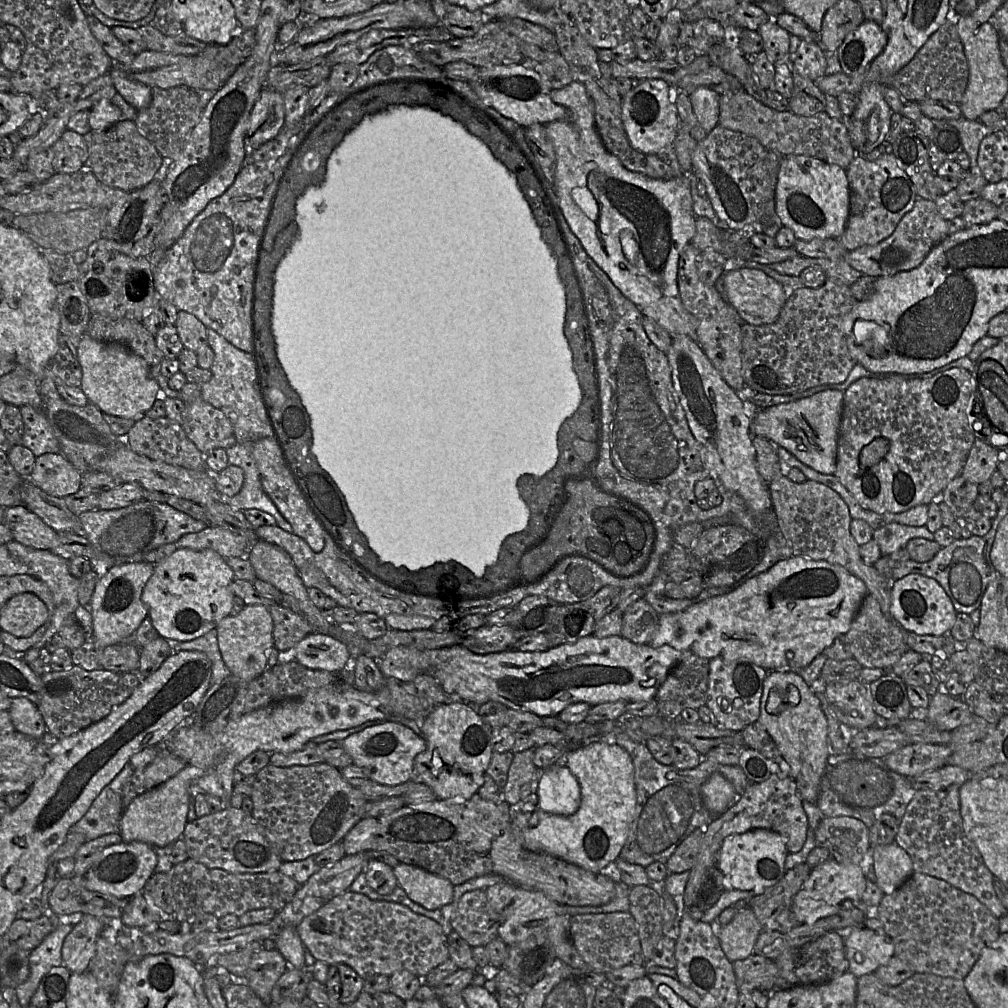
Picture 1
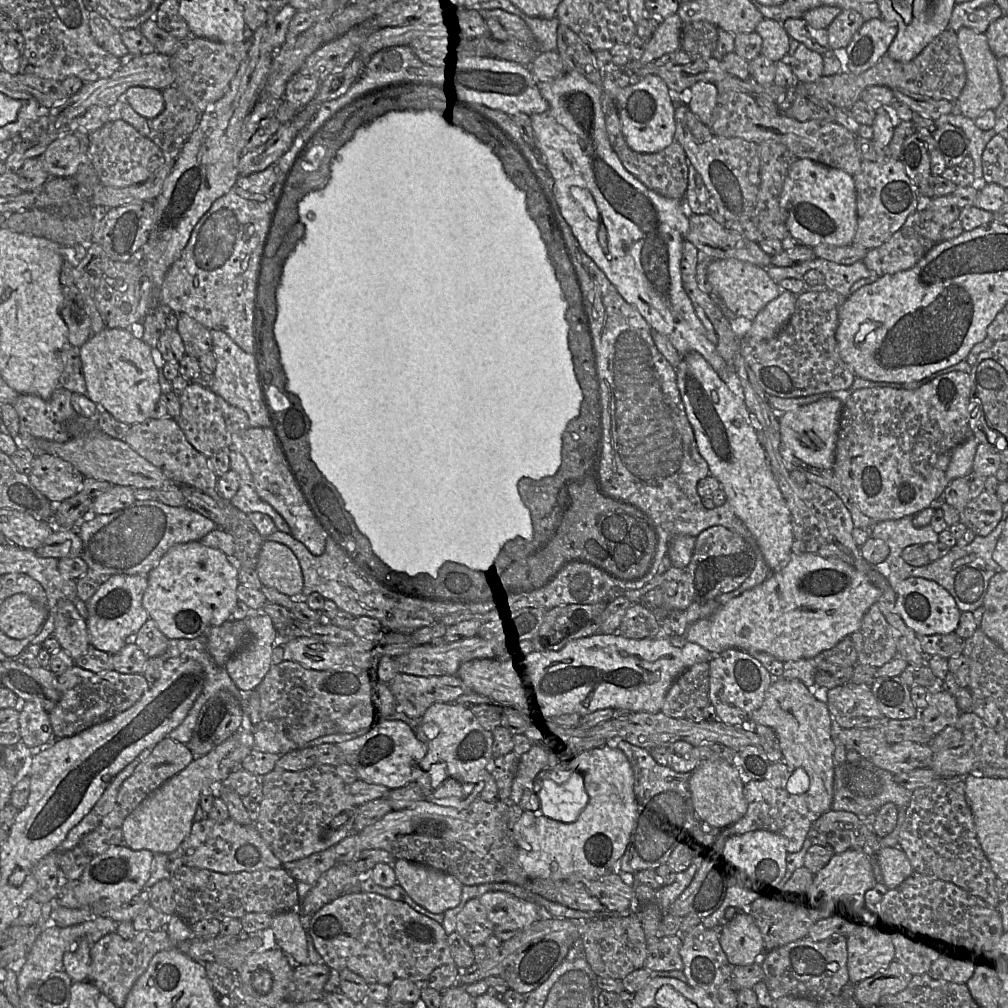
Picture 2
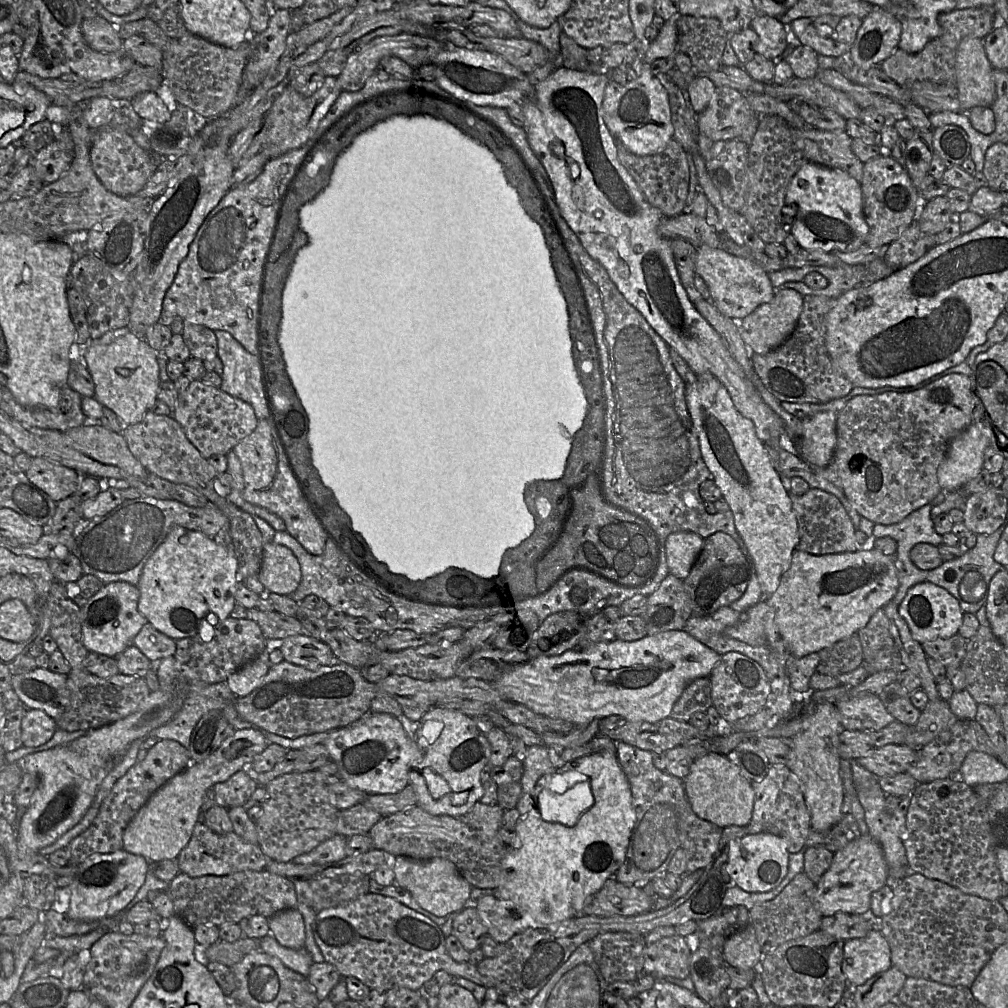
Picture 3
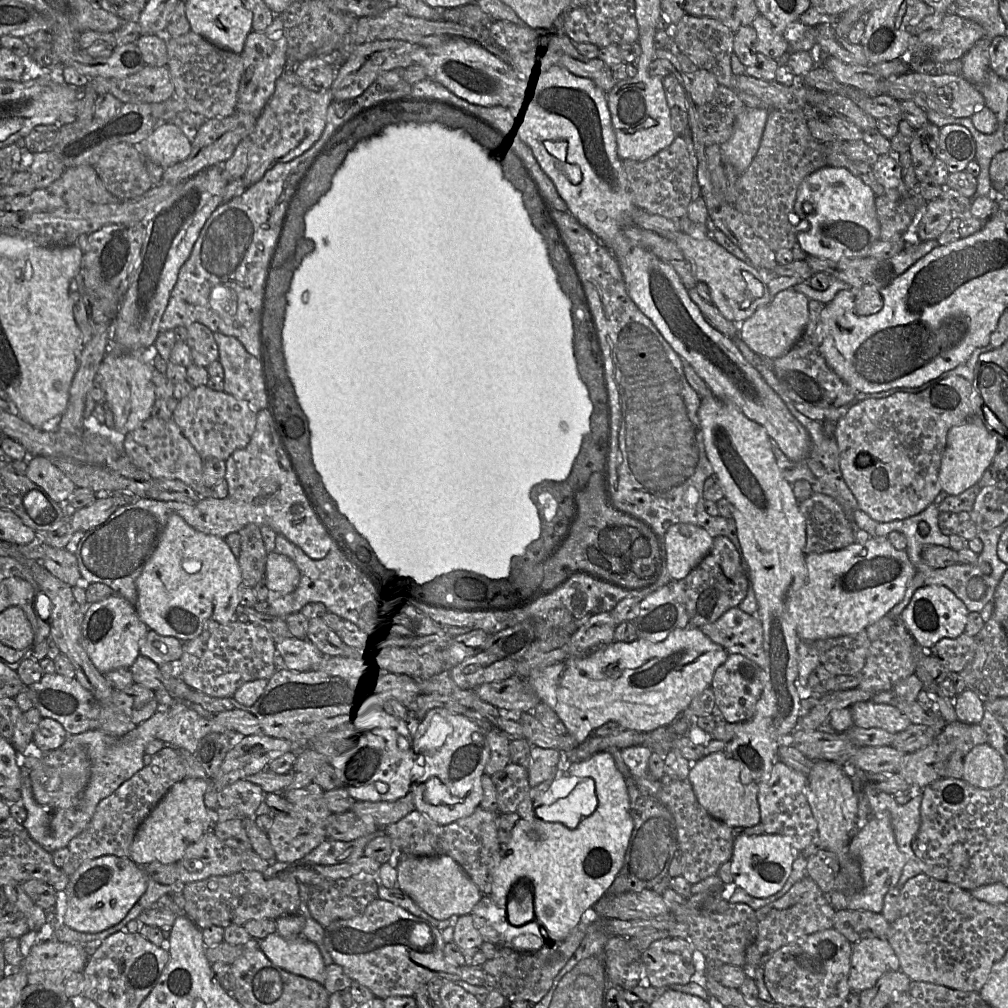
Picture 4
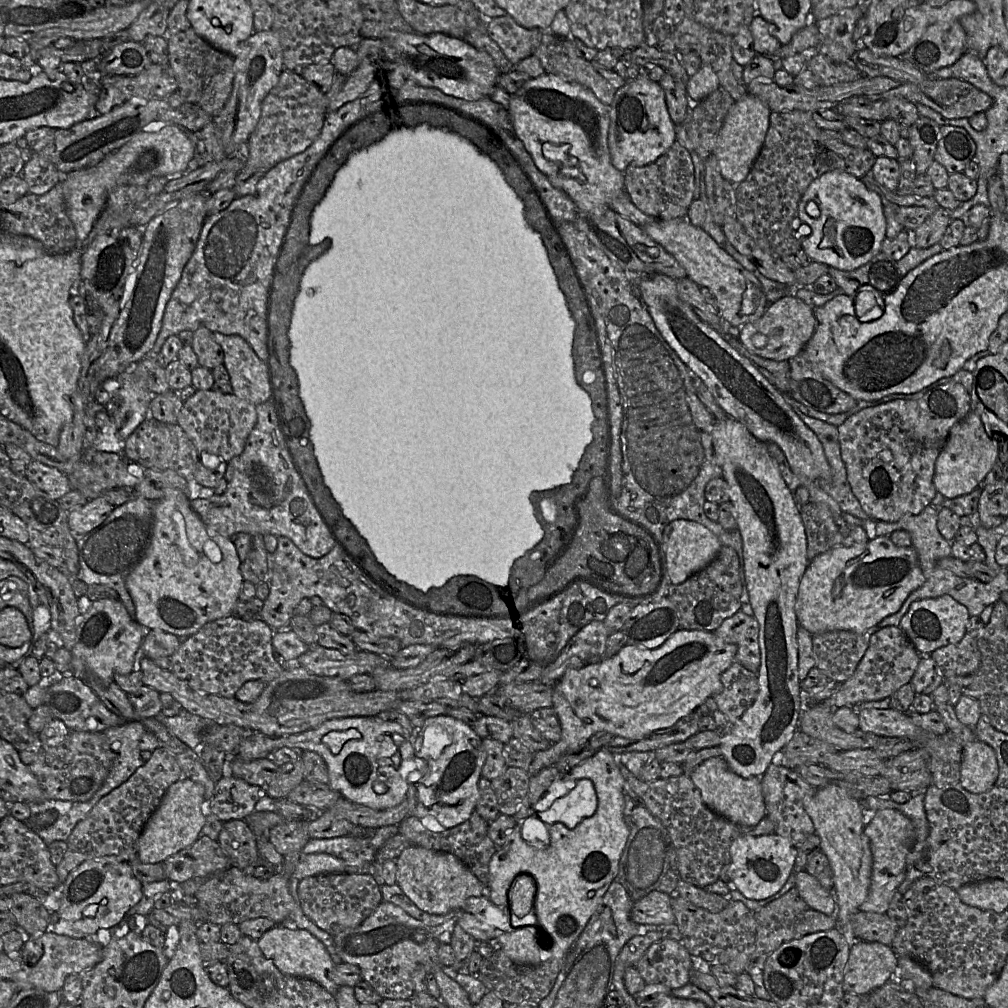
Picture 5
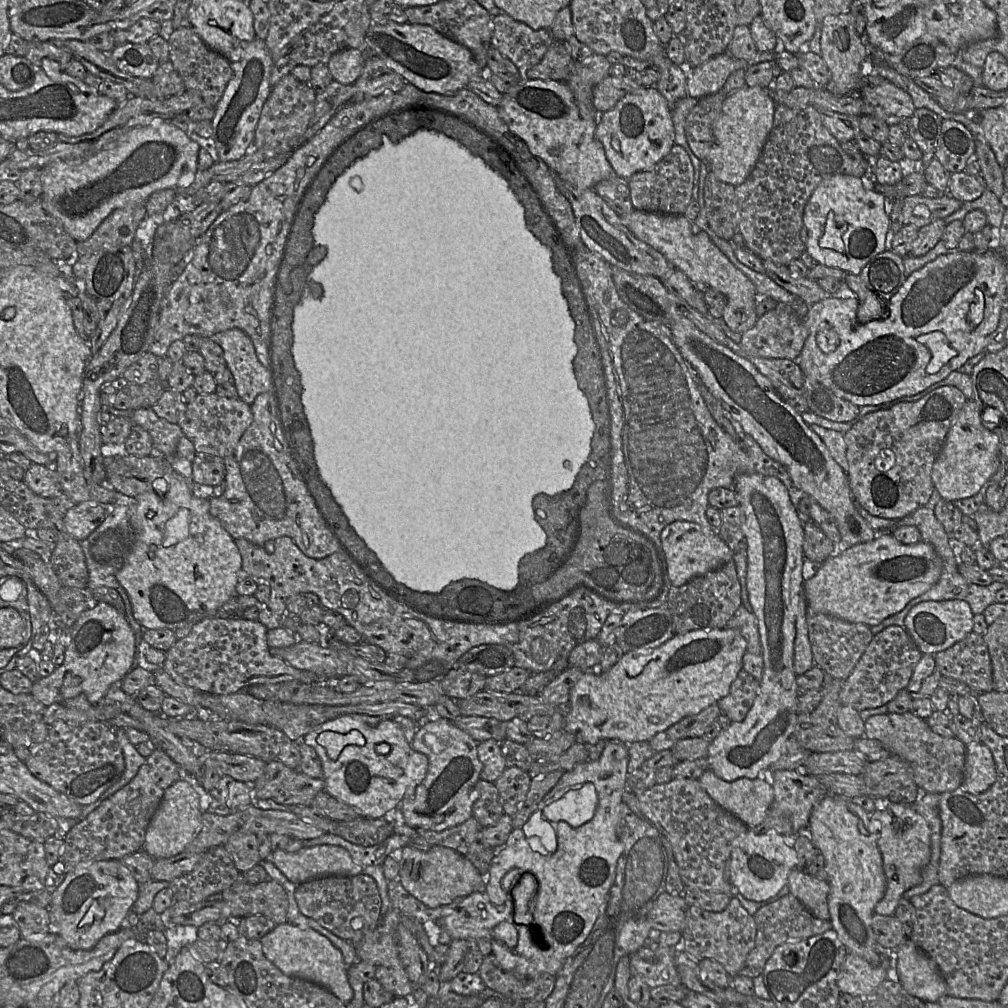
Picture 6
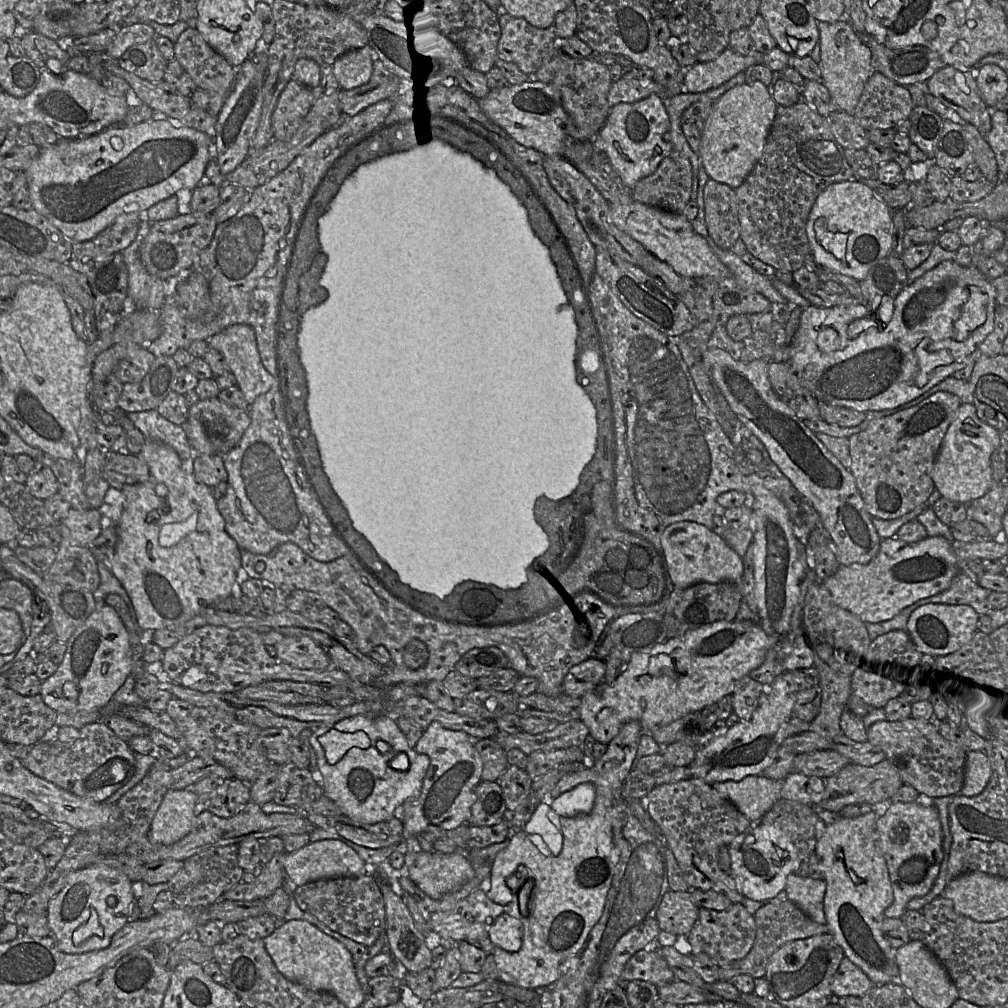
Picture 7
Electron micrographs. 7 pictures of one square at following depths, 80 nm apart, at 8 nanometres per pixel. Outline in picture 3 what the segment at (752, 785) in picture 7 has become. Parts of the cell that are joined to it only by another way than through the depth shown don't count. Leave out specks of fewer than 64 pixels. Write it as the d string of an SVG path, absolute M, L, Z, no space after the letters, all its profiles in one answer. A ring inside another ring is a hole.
M709 753L694 760L684 779L687 799L695 814L720 828L747 826L752 817L754 790L752 783L742 774L739 766L727 756Z

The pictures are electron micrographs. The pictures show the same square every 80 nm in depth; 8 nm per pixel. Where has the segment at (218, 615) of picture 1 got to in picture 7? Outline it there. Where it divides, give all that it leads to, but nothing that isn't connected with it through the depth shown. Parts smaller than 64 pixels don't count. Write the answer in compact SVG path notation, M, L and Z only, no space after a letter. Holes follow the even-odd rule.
M147 440L136 455L148 465L150 478L121 490L126 501L107 568L131 599L140 630L165 629L231 596L240 580L241 554L225 531L212 489L183 470L182 460L171 447ZM157 484L166 487L164 497L156 494Z

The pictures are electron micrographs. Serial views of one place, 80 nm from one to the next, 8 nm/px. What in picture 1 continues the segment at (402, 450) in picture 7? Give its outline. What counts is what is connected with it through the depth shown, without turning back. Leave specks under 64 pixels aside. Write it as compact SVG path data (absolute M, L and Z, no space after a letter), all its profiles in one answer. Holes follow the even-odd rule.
M399 106L388 112L365 118L358 128L345 138L328 160L325 183L319 188L308 189L298 199L297 222L300 227L300 236L276 272L272 326L279 360L290 384L299 393L310 415L314 438L312 452L321 467L331 475L344 494L359 528L367 536L370 546L381 560L409 569L419 569L437 561L457 560L477 576L482 576L485 568L496 561L503 539L509 534L522 531L527 526L529 509L519 496L516 487L517 479L524 473L542 476L553 468L558 457L556 437L559 426L574 412L581 400L577 377L572 368L571 351L563 334L565 296L556 262L541 239L540 231L526 200L518 189L514 176L494 159L490 150L480 140L469 135L460 124L424 108Z

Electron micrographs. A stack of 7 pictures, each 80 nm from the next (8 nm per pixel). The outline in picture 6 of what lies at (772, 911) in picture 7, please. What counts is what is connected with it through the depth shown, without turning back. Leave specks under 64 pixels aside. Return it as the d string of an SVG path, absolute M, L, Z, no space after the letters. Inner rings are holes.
M788 893L780 899L764 905L753 915L756 923L756 941L754 948L748 954L738 975L750 977L763 975L765 964L774 950L781 944L803 940L814 935L822 934L832 929L830 920L815 917L793 894Z

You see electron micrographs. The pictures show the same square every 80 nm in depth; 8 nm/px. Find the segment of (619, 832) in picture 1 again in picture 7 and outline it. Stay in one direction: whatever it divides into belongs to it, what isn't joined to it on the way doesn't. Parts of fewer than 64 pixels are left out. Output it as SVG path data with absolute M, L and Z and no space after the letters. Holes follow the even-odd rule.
M628 721L621 727L619 733L607 744L607 751L599 760L566 774L553 788L551 791L553 799L558 798L563 793L583 783L592 784L596 792L594 805L590 813L573 817L560 816L563 845L558 855L545 855L529 837L526 832L526 825L513 836L508 847L497 854L489 877L491 888L487 892L487 896L491 901L499 905L507 905L513 900L514 896L518 897L517 892L507 886L507 879L516 871L519 865L525 865L530 870L529 878L534 881L534 887L528 905L528 914L522 916L520 920L523 925L523 942L521 948L519 951L511 953L495 946L493 951L495 962L501 975L501 981L532 989L556 982L561 976L561 965L579 952L592 928L601 918L615 867L620 858L620 851L613 842L611 809L616 805L616 801L623 798L621 795L622 786L626 777L631 772L631 765L635 758L642 734L642 726L639 721Z

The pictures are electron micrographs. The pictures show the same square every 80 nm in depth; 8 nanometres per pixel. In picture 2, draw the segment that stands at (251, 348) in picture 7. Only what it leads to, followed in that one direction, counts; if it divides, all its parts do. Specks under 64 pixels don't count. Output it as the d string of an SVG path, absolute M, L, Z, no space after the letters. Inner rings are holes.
M209 329L212 338L212 351L216 357L216 368L209 389L222 397L230 405L243 410L250 427L271 429L265 406L256 379L256 366L252 354L243 351L230 337L222 331Z

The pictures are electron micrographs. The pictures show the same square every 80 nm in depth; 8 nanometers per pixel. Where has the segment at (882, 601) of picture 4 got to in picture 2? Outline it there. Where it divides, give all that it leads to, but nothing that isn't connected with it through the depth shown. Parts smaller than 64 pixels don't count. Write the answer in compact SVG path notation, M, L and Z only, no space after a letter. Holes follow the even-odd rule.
M795 554L760 585L730 599L713 615L701 619L685 632L684 638L702 646L713 655L726 649L757 650L769 653L782 662L812 658L859 629L869 607L878 601L879 590L868 577L850 564L817 554Z

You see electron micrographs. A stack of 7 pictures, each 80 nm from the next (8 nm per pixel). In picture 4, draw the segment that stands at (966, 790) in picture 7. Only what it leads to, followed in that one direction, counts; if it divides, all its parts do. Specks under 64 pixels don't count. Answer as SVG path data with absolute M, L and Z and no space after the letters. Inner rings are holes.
M988 743L973 747L963 758L963 777L970 785L991 789L1000 785L1005 765L999 753Z

